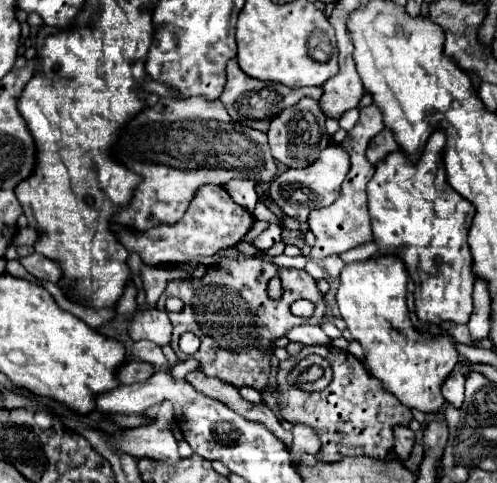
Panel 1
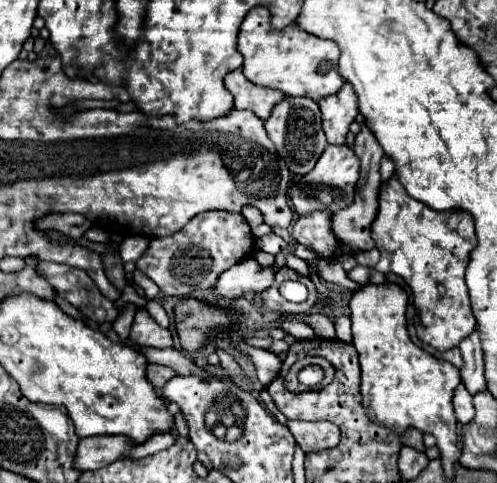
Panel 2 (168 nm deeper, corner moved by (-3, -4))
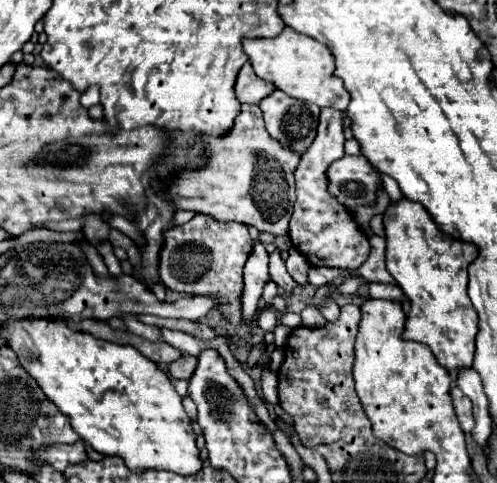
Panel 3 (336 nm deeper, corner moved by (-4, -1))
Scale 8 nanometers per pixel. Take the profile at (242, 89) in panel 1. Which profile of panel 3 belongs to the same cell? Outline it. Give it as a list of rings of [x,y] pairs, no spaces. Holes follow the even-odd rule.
[[[246,62],[238,74],[236,80],[236,98],[244,104],[258,104],[262,98],[266,98],[268,94],[272,94],[274,86],[262,78],[258,78],[250,66],[250,62]]]

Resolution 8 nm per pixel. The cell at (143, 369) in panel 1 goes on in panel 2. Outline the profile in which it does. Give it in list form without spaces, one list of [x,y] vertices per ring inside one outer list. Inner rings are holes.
[[[149,363],[147,365],[147,381],[155,387],[155,389],[161,389],[165,385],[167,379],[171,379],[175,375],[173,369],[169,367],[163,367],[163,365],[155,365],[155,363]]]

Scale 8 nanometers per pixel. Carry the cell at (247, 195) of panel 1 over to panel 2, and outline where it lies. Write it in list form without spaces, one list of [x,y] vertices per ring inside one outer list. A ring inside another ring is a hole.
[[[245,205],[245,207],[243,207],[243,211],[241,211],[241,215],[243,215],[243,217],[245,217],[245,221],[249,223],[249,227],[253,227],[253,229],[255,229],[255,227],[259,227],[259,225],[263,225],[263,215],[259,215],[259,213],[257,213],[257,209],[255,209],[253,205],[251,205],[251,207],[247,207],[247,205]]]

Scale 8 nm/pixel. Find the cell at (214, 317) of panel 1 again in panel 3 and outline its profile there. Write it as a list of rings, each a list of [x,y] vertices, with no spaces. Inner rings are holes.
[[[292,248],[292,250],[288,250],[288,260],[286,260],[286,268],[288,268],[288,274],[300,284],[300,286],[306,286],[306,274],[308,274],[308,262],[306,262],[306,258],[296,250],[296,248]]]

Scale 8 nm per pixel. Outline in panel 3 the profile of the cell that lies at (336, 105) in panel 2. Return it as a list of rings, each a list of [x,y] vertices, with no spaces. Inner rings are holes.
[[[322,108],[320,112],[318,134],[312,146],[306,150],[306,154],[302,154],[300,166],[296,168],[296,196],[298,198],[294,202],[288,236],[294,248],[308,258],[310,266],[356,270],[366,262],[370,254],[368,236],[360,230],[352,212],[346,206],[338,204],[338,200],[330,196],[328,192],[328,166],[334,160],[344,156],[342,116],[344,116],[342,112],[336,112],[330,108]]]

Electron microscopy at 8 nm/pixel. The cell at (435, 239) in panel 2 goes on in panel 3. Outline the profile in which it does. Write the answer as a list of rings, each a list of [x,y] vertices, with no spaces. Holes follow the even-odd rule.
[[[402,198],[384,212],[386,268],[410,300],[410,314],[404,326],[404,340],[430,346],[438,362],[456,376],[474,362],[478,314],[466,294],[468,266],[478,258],[474,244],[448,238],[432,222],[430,214],[416,202]]]

